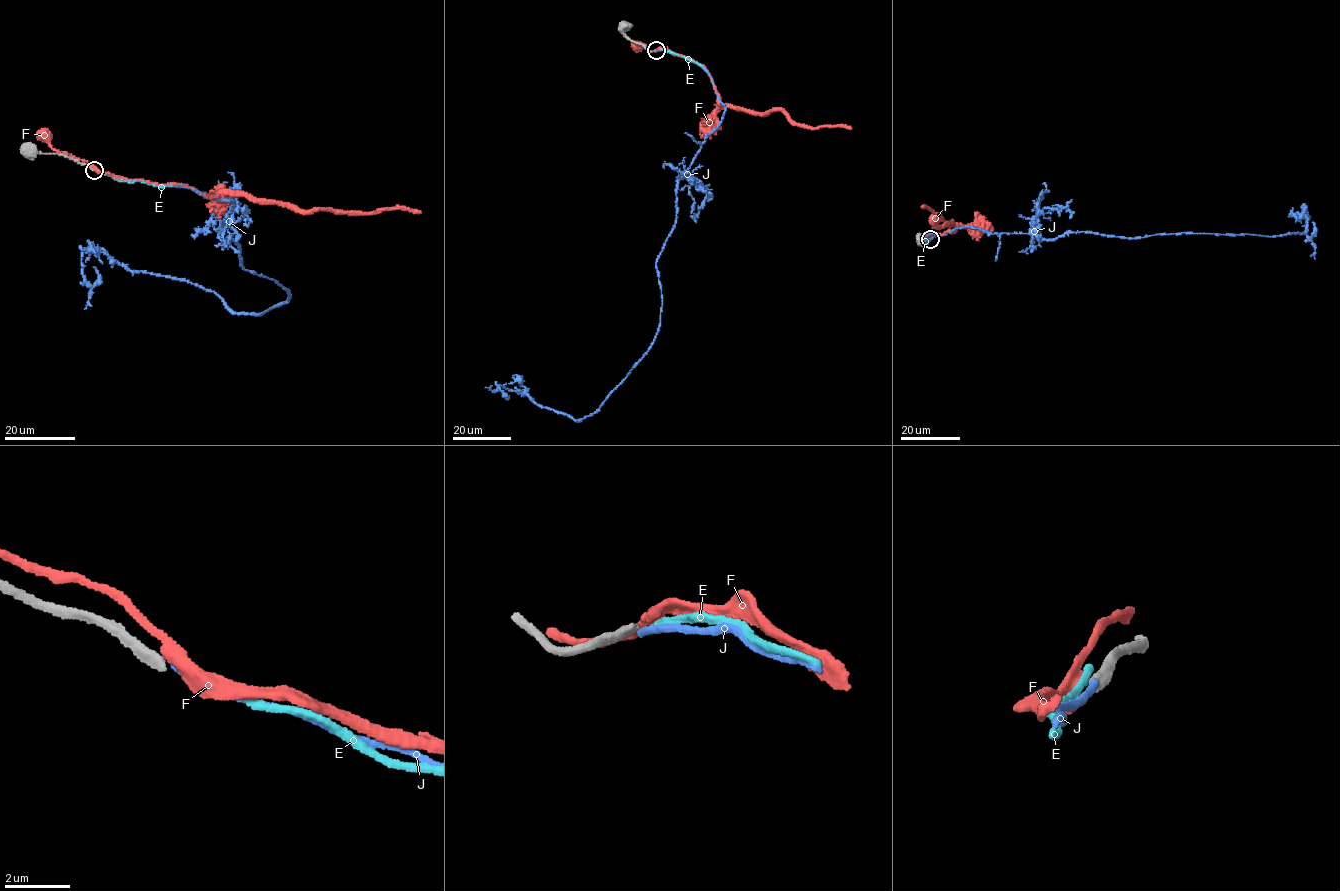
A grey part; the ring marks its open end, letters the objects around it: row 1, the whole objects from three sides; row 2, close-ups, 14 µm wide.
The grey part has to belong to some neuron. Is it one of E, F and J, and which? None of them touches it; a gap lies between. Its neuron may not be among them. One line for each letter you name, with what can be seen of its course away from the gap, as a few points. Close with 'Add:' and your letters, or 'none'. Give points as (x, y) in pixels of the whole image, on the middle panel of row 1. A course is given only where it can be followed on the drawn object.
Add: none

